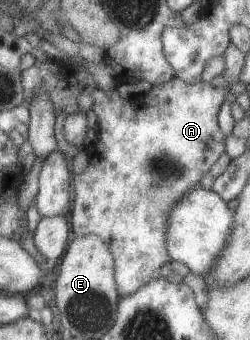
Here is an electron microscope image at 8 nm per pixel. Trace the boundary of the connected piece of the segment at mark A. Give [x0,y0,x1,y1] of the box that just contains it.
[73,77,227,298]

